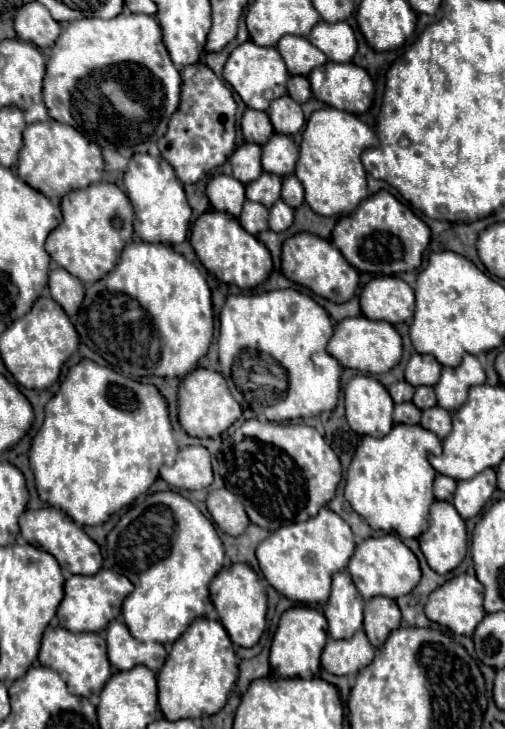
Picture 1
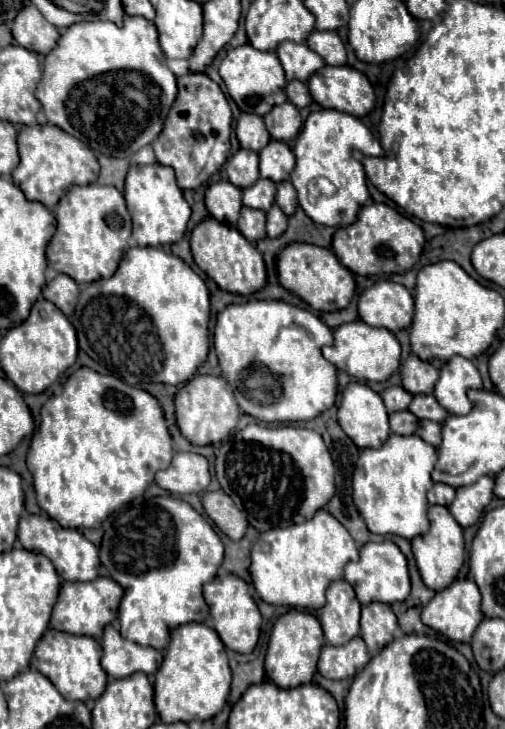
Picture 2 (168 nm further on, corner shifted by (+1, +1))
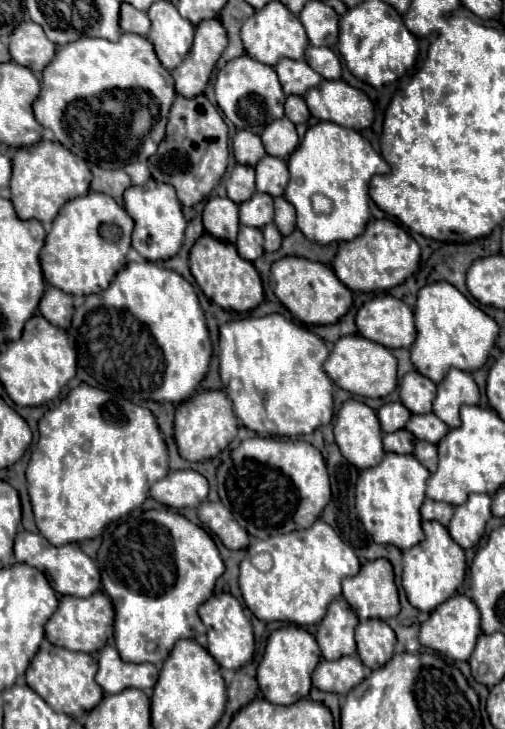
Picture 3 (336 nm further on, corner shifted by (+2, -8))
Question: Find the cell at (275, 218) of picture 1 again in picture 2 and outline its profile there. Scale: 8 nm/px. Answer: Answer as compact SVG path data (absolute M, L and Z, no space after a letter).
M273 205L267 211L267 235L269 237L279 237L287 229L287 215L281 211L279 205Z

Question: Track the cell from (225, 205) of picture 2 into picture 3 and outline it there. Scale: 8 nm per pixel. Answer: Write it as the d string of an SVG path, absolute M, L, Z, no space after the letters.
M212 196L204 206L204 228L218 240L226 240L234 244L238 234L238 204L230 198Z

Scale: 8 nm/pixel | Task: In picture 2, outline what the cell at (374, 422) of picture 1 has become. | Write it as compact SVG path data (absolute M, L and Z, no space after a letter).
M353 381L343 391L339 407L339 425L357 447L381 447L391 435L389 413L383 399L369 385Z

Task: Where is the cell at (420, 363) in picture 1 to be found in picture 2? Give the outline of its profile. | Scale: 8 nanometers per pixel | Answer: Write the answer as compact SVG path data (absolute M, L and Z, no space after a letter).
M411 355L401 367L401 379L403 379L403 387L411 395L433 393L433 387L439 379L439 369L427 361L421 361L417 355Z

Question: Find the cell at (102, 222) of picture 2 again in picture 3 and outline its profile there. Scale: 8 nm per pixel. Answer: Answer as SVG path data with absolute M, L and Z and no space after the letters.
M88 192L66 202L54 218L52 230L48 232L46 244L40 252L44 278L50 286L56 286L72 296L104 292L116 272L126 264L132 230L134 222L112 196Z

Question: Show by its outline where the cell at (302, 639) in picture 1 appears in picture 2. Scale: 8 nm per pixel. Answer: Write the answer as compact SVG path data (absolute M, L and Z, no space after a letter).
M291 609L289 613L281 615L273 625L267 655L265 655L267 679L283 689L309 683L313 679L313 673L317 671L317 659L323 645L325 645L323 629L315 615L297 609Z

